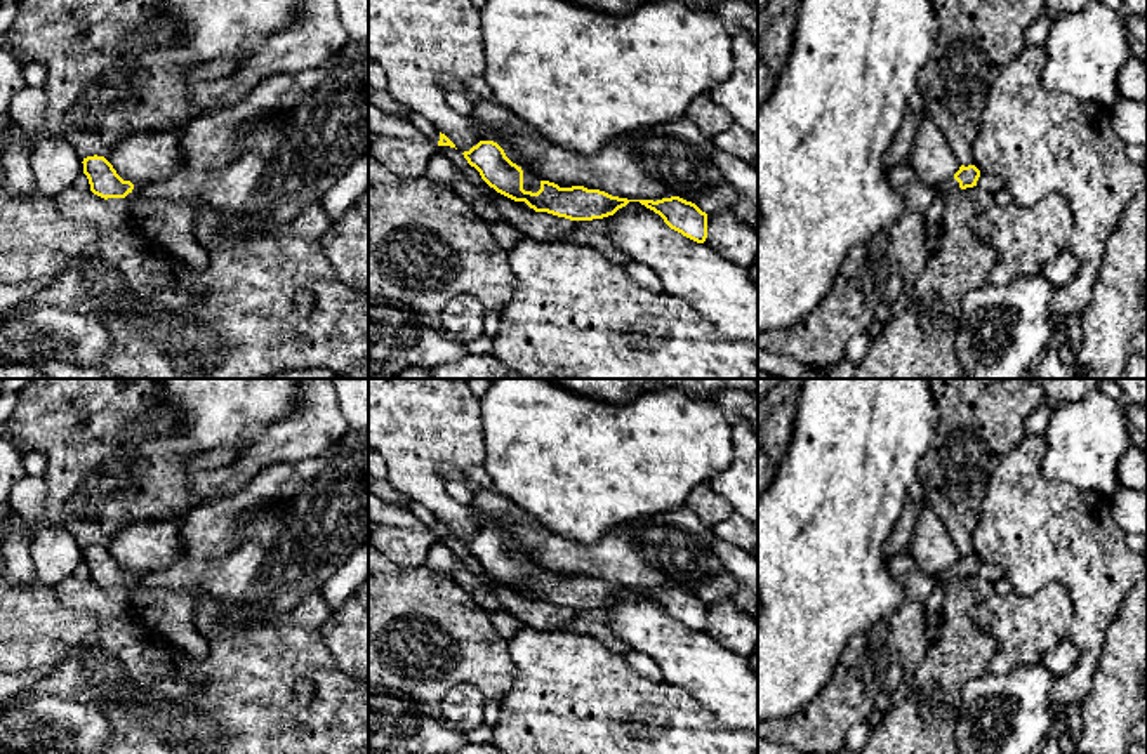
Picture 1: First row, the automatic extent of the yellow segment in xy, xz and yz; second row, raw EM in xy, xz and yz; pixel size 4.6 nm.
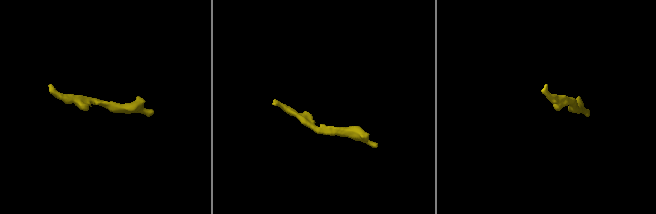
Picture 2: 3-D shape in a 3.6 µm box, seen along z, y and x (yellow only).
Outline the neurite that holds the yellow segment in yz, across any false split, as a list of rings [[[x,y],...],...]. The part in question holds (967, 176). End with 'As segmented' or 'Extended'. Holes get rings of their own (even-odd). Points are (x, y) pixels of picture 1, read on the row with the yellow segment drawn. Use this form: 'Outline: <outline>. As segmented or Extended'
Outline: [[[961,165],[959,170],[947,181],[937,186],[937,196],[932,205],[926,208],[925,217],[928,222],[942,226],[942,214],[945,207],[945,195],[954,188],[973,188],[980,177],[980,170],[975,165]]]. Extended

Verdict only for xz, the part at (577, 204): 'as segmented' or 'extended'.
extended

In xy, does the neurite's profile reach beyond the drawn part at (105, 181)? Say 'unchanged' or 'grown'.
grown

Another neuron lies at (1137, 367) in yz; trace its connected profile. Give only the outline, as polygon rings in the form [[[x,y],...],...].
[[[1147,353],[1131,356],[1126,363],[1126,374],[1123,379],[1147,379]]]

